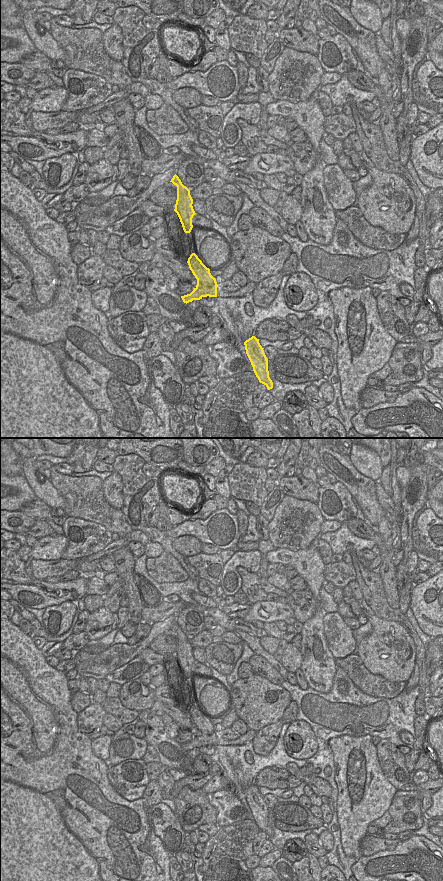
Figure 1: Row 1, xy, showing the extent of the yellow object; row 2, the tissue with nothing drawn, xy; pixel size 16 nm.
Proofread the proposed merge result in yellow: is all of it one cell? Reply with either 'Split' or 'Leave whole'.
Split

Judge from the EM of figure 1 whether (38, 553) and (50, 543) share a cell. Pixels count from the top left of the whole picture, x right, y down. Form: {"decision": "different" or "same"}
{"decision": "same"}

